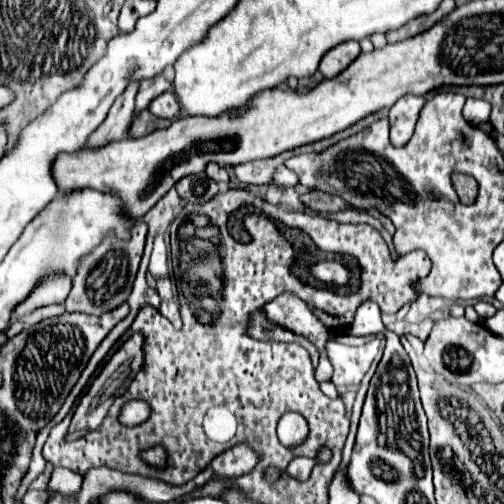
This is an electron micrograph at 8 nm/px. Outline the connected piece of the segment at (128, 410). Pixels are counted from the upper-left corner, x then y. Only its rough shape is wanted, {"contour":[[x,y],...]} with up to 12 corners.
{"contour":[[130,401],[120,411],[124,425],[138,425],[150,415],[144,401]]}

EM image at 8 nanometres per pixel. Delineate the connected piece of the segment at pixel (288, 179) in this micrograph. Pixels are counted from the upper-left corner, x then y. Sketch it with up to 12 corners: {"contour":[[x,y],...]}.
{"contour":[[286,165],[274,173],[274,183],[280,187],[296,185],[298,175]]}

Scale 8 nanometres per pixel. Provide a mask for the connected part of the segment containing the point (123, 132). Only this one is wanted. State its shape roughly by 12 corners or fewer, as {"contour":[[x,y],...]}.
{"contour":[[130,83],[90,135],[88,147],[124,139],[134,121],[134,97],[140,83]]}

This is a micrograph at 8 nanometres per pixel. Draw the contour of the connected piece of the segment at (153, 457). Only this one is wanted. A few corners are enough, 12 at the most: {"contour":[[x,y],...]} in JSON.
{"contour":[[152,447],[142,453],[150,465],[166,465],[166,451]]}

